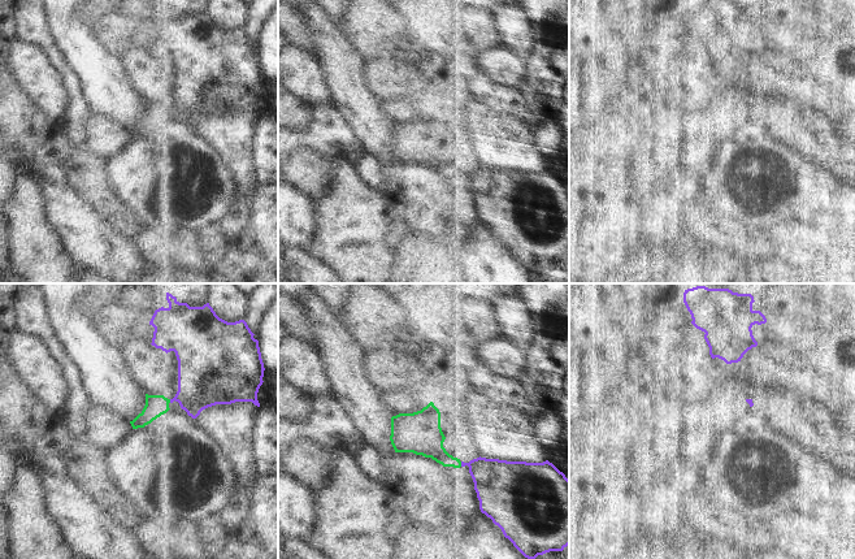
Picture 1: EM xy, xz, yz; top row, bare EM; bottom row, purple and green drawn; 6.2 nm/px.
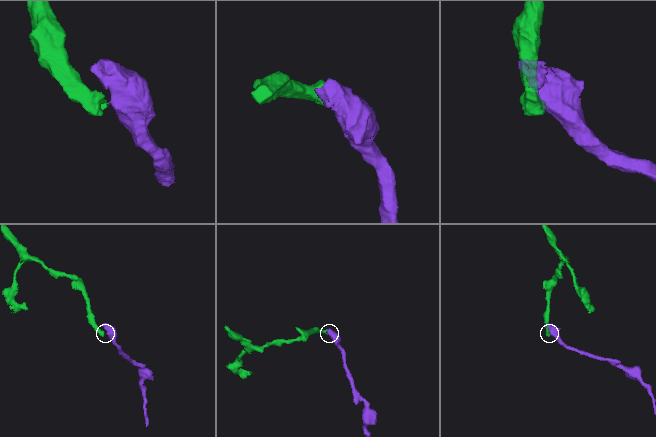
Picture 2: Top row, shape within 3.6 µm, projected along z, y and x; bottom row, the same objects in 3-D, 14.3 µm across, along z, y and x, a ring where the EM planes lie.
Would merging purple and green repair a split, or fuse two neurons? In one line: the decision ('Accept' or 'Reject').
Reject

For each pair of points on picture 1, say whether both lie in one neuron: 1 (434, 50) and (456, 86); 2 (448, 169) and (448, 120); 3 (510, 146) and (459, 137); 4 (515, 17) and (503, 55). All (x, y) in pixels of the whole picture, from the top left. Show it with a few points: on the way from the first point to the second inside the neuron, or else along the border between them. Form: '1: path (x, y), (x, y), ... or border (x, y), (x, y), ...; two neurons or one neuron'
1: path (438, 59), (454, 77); one neuron
2: path (448, 157), (448, 131); one neuron
3: border (463, 109), (468, 118), (471, 143), (480, 164); two neurons
4: border (503, 44), (526, 60); two neurons

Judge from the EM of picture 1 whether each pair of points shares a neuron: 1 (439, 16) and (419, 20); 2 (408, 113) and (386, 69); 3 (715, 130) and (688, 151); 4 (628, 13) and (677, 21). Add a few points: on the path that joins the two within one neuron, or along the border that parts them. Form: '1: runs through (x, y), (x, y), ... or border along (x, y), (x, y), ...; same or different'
1: runs through (434, 16), (430, 20), (424, 20); same
2: border along (381, 100), (407, 99), (416, 107), (429, 111); different
3: runs through (708, 130), (694, 144); same
4: border along (678, 13), (663, 20), (643, 39); different

